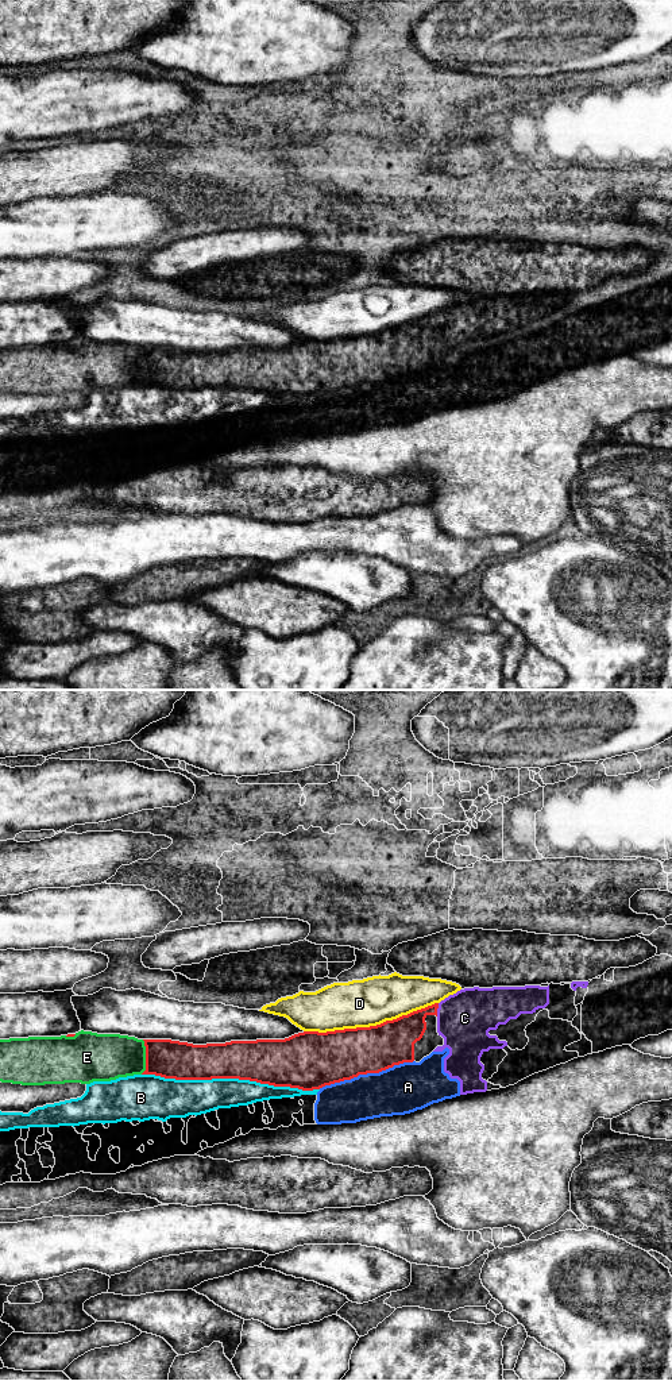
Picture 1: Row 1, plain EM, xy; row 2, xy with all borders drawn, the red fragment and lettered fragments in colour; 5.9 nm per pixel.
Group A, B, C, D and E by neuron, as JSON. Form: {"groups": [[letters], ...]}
{"groups": [["A"], ["B"], ["C"], ["D"], ["E"]]}

